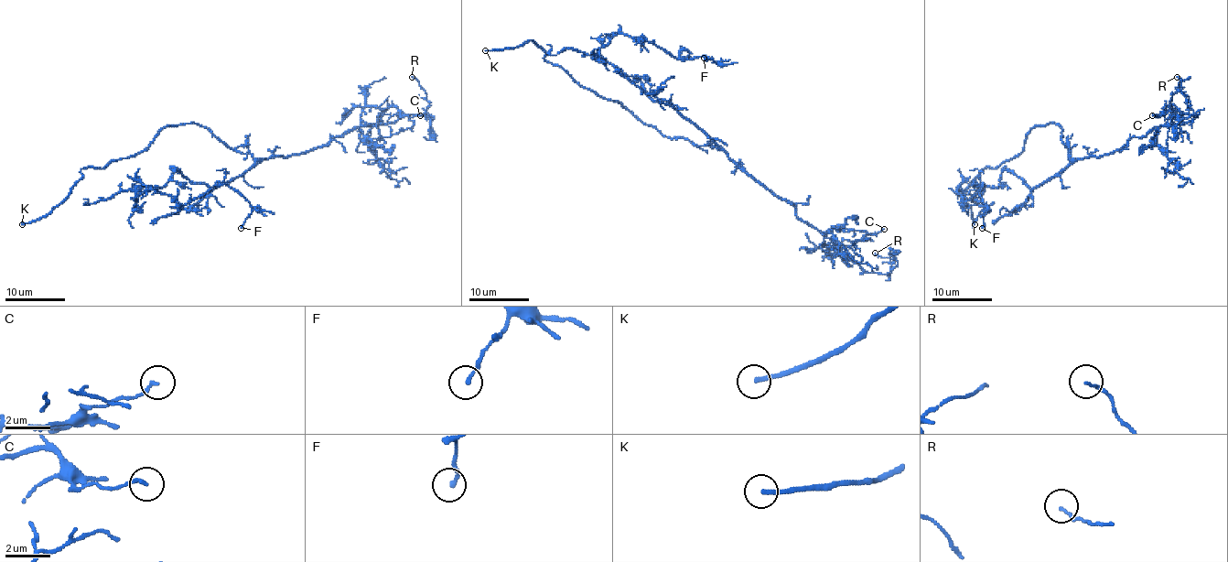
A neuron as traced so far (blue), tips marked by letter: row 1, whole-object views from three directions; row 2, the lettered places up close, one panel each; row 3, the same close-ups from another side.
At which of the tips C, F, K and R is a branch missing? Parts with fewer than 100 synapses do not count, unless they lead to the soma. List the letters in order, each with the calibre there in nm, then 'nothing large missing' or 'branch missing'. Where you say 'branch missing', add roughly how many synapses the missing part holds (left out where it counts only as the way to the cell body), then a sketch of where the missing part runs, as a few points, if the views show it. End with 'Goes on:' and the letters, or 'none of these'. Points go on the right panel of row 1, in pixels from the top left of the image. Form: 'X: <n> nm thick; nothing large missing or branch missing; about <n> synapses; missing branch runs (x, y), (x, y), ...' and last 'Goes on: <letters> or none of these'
C: 140 nm thick; nothing large missing
F: 160 nm thick; nothing large missing
K: 190 nm thick; branch missing; missing branch runs (974, 224), (980, 237), (989, 243), (1005, 264), (1013, 286)
R: 90 nm thick; nothing large missing
Goes on: K

